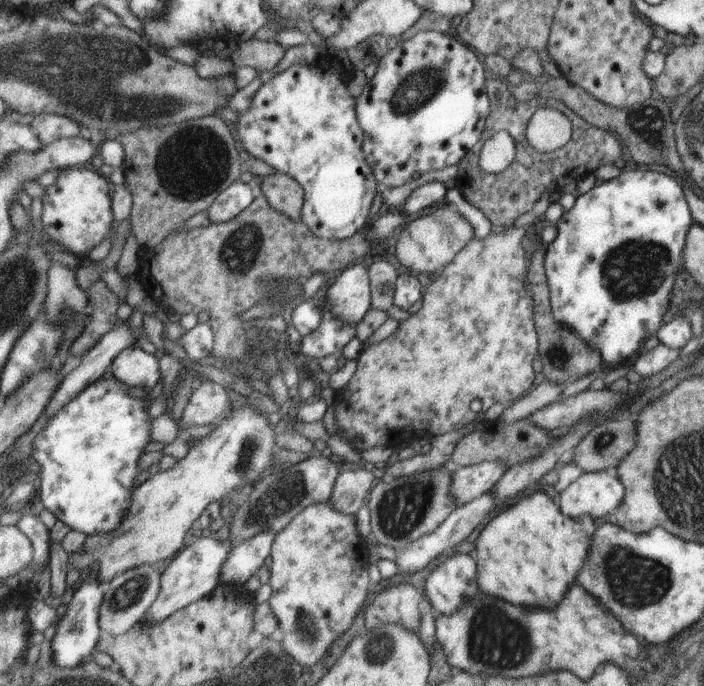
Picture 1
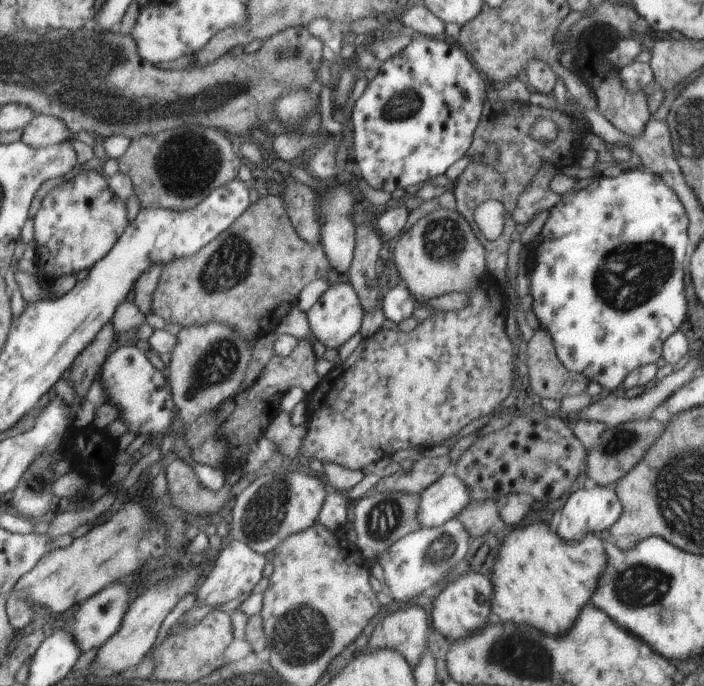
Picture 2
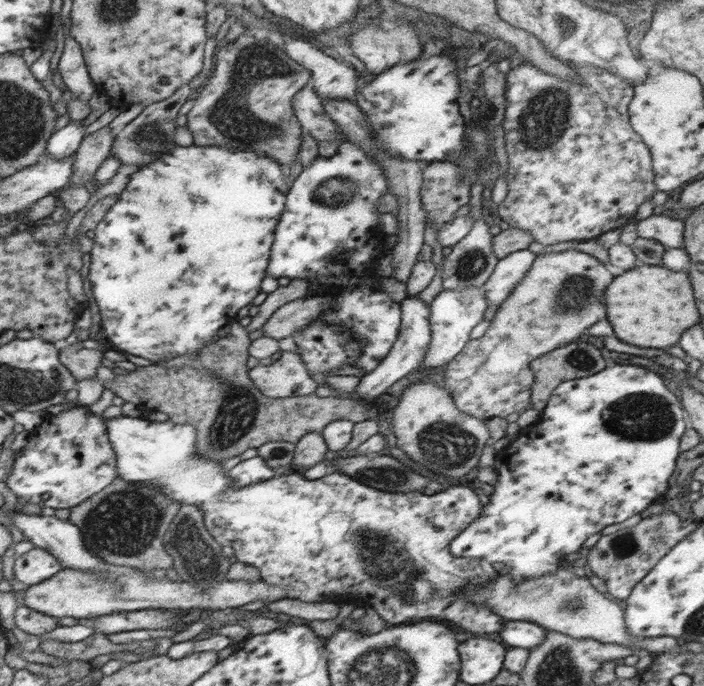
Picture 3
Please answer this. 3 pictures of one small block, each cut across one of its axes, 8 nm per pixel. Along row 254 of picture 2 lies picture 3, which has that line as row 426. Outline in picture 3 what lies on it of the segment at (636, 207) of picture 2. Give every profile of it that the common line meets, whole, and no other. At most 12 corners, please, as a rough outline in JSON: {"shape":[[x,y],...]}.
{"shape":[[639,366],[561,382],[449,550],[555,574],[645,510],[683,404]]}

